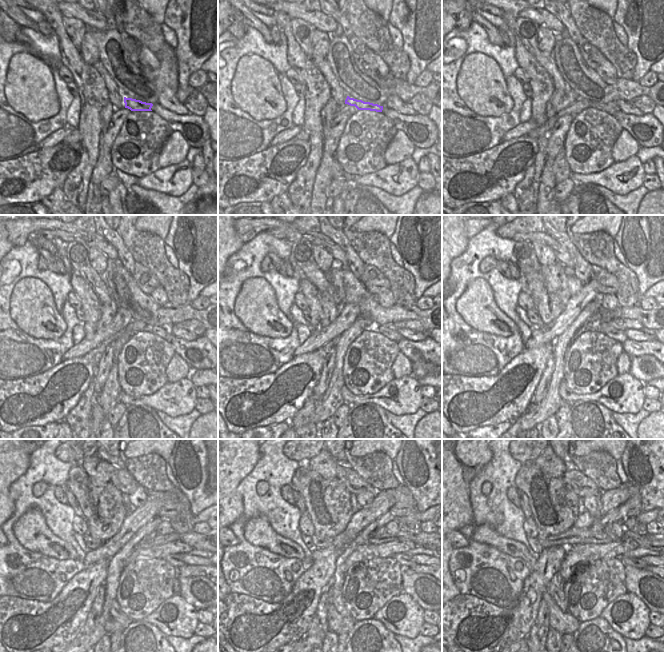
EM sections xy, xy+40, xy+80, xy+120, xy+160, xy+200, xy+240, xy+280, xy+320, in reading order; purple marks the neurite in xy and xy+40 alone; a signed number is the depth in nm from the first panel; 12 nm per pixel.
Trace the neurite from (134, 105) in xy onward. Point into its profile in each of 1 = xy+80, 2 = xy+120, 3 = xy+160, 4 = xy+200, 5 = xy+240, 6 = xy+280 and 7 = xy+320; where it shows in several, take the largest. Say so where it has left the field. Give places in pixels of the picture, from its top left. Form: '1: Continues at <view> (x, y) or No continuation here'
1: Continues at xy+80 (610, 108)
2: Continues at xy+120 (163, 332)
3: Continues at xy+160 (392, 334)
4: Continues at xy+200 (619, 335)
5: Continues at xy+240 (176, 560)
6: Continues at xy+280 (403, 559)
7: Continues at xy+320 (638, 563)

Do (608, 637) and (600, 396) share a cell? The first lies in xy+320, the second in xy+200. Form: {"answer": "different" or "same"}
{"answer": "different"}

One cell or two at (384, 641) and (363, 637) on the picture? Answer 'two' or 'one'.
one

